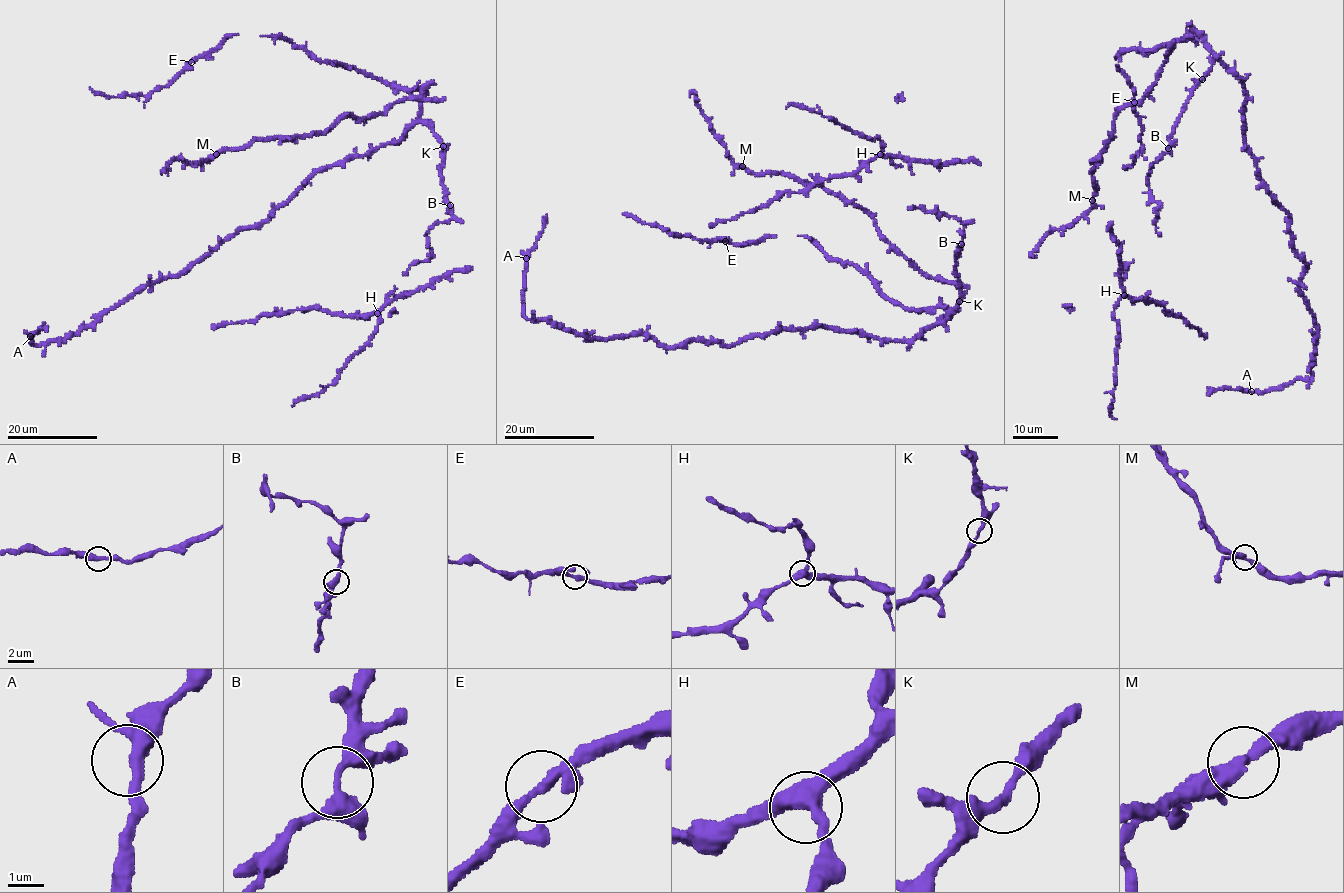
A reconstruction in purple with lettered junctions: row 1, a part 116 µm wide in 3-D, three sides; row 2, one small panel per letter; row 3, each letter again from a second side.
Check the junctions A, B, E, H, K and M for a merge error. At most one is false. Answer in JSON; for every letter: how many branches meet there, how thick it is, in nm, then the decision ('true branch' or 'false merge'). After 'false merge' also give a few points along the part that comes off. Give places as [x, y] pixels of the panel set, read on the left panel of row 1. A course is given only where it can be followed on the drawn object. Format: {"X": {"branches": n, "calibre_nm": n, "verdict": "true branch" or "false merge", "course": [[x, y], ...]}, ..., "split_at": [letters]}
{"A": {"branches": 3, "calibre_nm": 320, "verdict": "true branch"}, "B": {"branches": 3, "calibre_nm": 260, "verdict": "true branch"}, "E": {"branches": 3, "calibre_nm": 240, "verdict": "true branch"}, "H": {"branches": 3, "calibre_nm": 440, "verdict": "true branch"}, "K": {"branches": 2, "calibre_nm": 260, "verdict": "true branch"}, "M": {"branches": 3, "calibre_nm": 320, "verdict": "true branch"}, "split_at": []}

